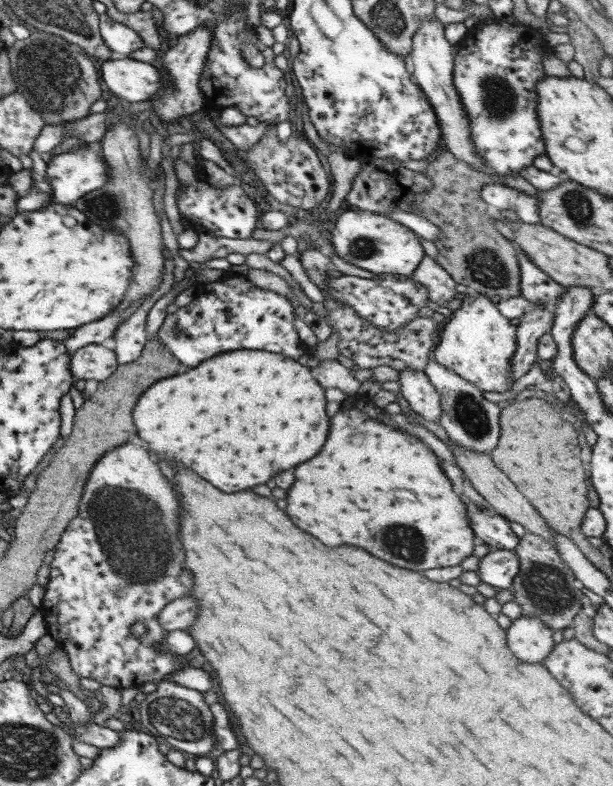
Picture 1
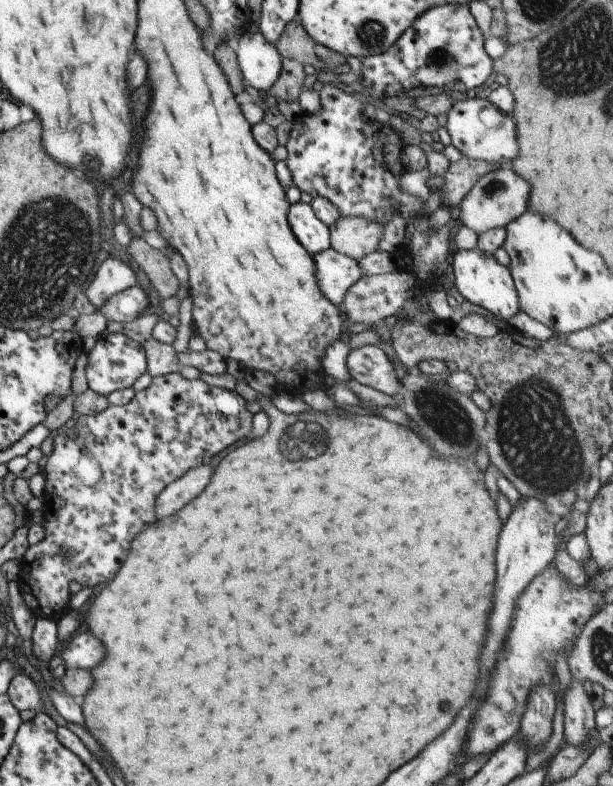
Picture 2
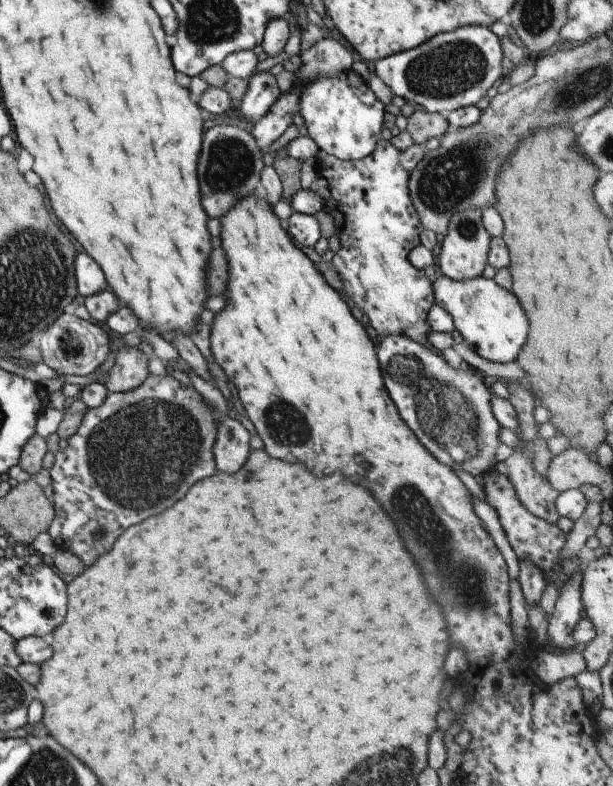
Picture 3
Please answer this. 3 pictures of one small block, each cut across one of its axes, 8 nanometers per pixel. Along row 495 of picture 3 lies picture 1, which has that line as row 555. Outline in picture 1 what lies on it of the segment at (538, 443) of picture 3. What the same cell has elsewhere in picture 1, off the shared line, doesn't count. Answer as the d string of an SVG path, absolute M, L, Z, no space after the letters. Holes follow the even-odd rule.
M530 533L520 538L513 552L519 560L519 571L512 578L509 590L513 594L512 600L521 608L520 616L537 616L545 626L553 630L571 627L575 616L581 613L581 598L584 596L573 571L563 564L549 544Z

